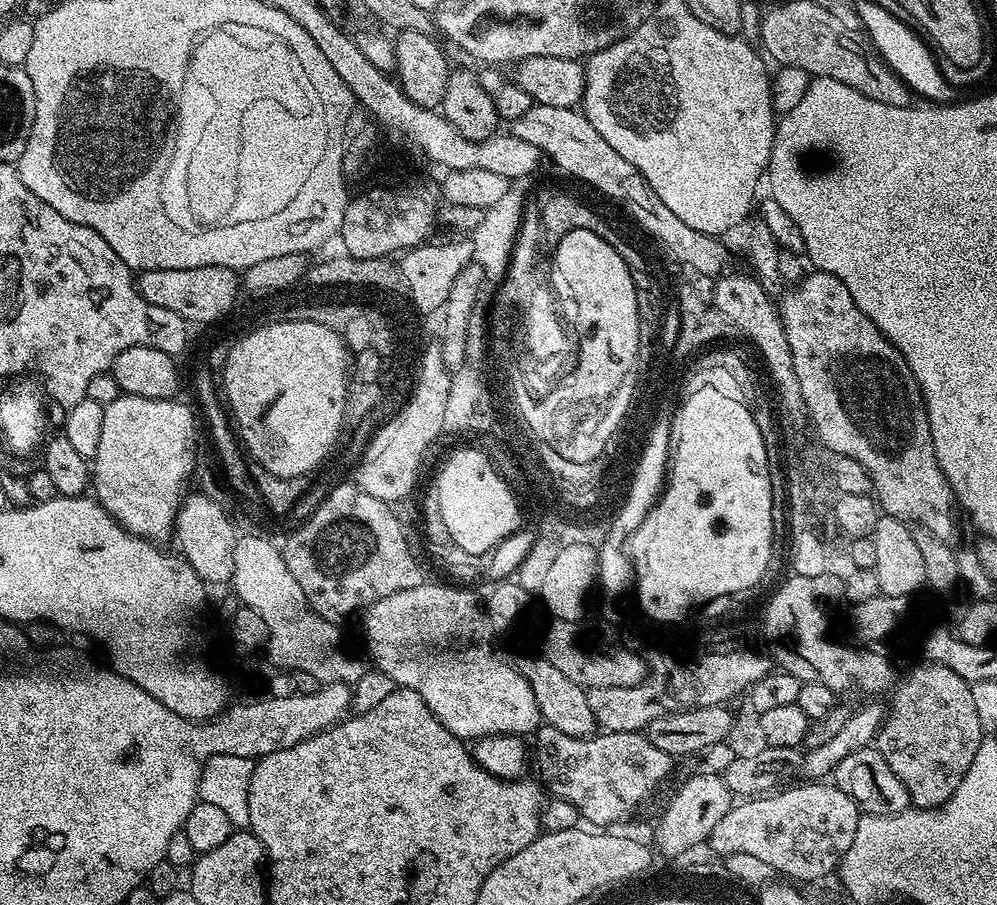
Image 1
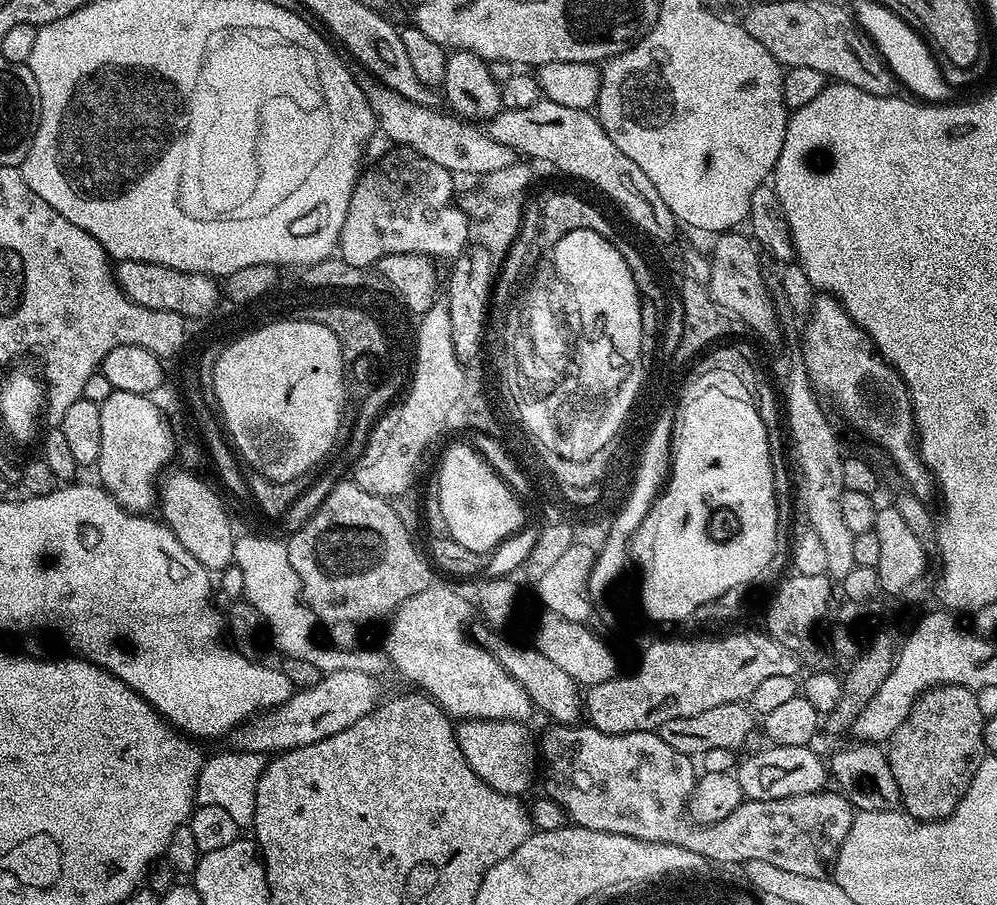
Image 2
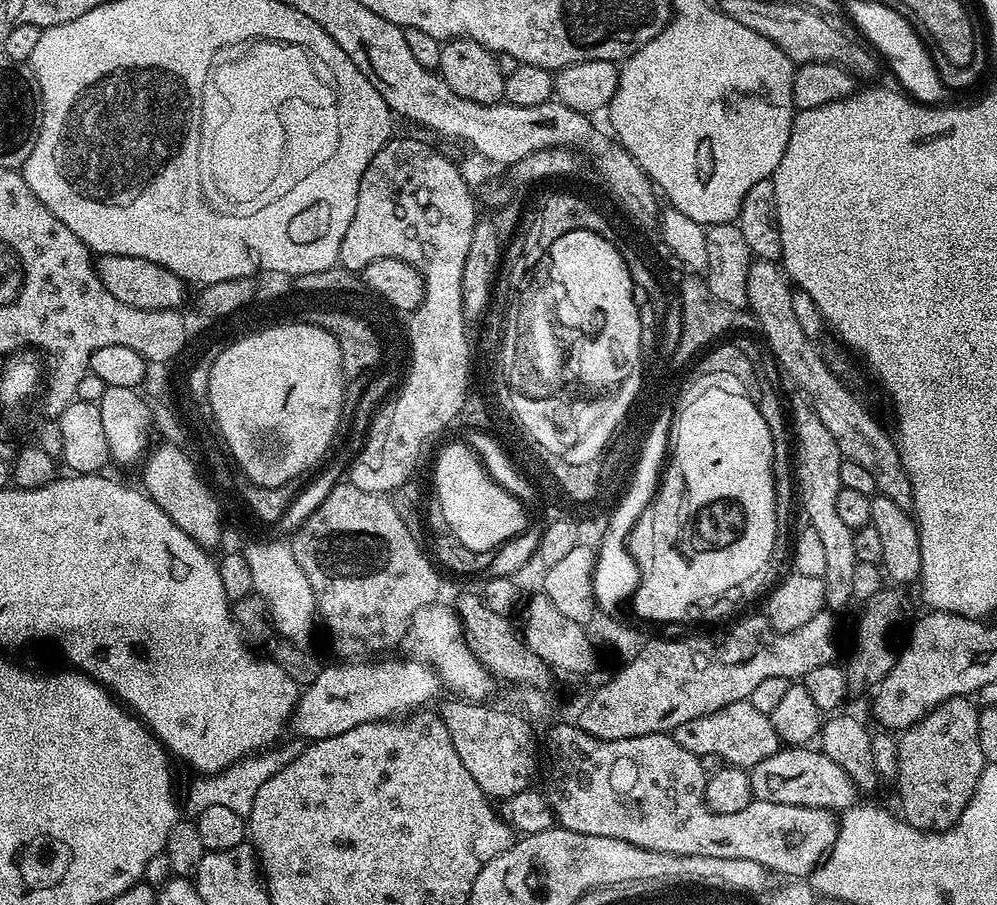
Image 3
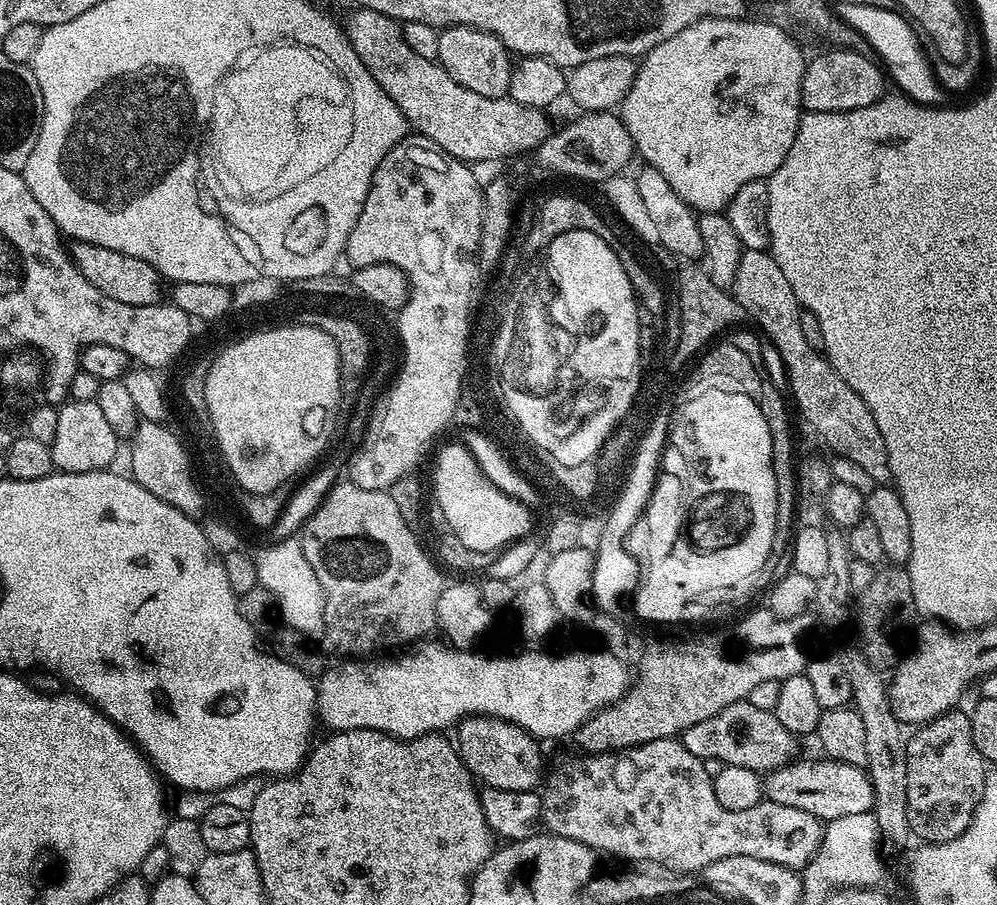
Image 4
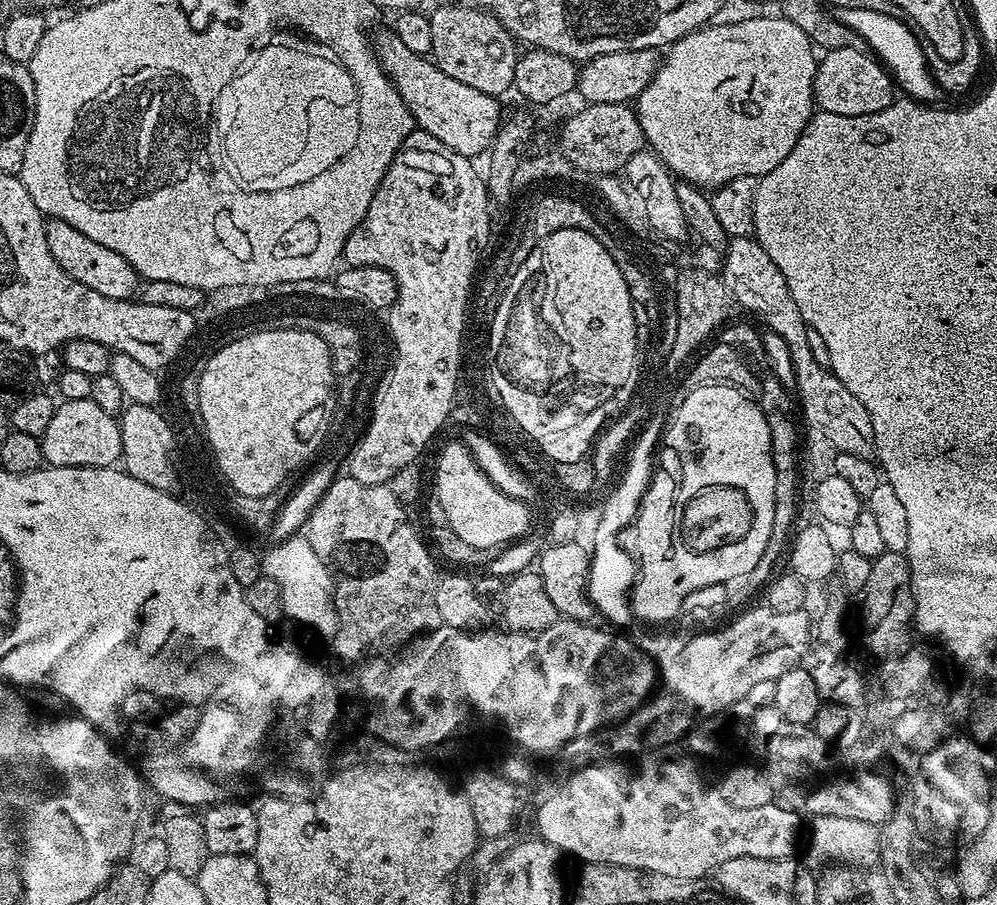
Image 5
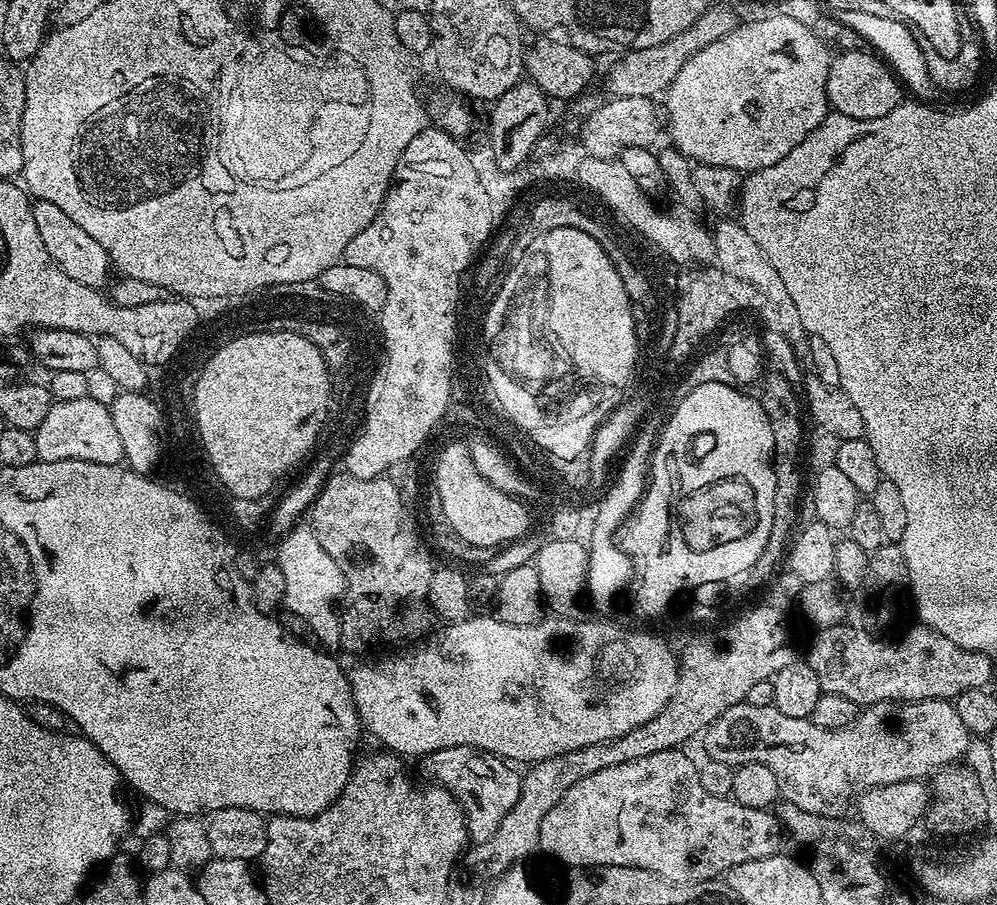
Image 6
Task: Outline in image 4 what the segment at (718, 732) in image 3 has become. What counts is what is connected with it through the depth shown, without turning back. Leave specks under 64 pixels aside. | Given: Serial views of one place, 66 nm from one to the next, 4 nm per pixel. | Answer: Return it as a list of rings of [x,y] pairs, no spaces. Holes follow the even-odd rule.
[[[747,699],[726,706],[713,717],[705,718],[702,722],[690,726],[682,733],[682,743],[686,746],[686,750],[690,750],[690,754],[694,754],[702,761],[717,760],[717,765],[720,766],[725,764],[746,766],[761,774],[773,772],[783,764],[790,764],[798,756],[798,752],[796,752],[797,737],[792,736],[790,730],[786,730],[786,726],[782,726],[782,722],[778,722],[775,711],[758,710],[758,706],[748,703]]]

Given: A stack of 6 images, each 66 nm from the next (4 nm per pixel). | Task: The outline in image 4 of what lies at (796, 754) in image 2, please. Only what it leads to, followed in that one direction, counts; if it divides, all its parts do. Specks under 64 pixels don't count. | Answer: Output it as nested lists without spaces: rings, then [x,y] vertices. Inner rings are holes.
[[[797,758],[767,773],[763,777],[765,797],[782,806],[794,806],[794,810],[806,810],[806,814],[814,814],[821,822],[873,811],[875,796],[871,778],[861,765],[831,758],[819,759]]]

